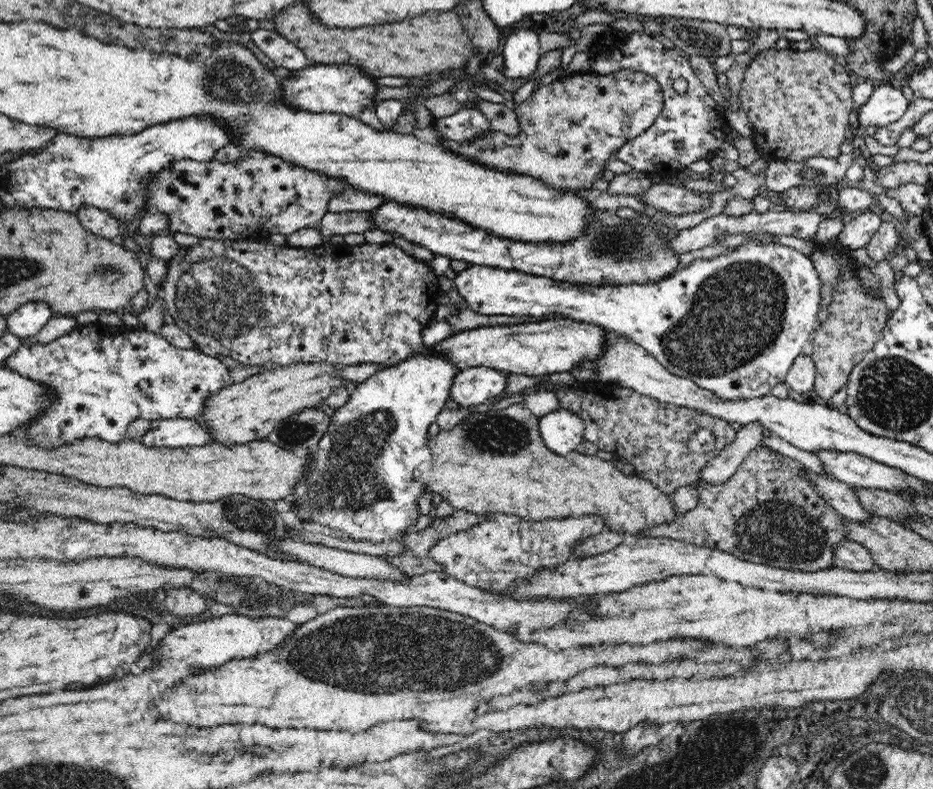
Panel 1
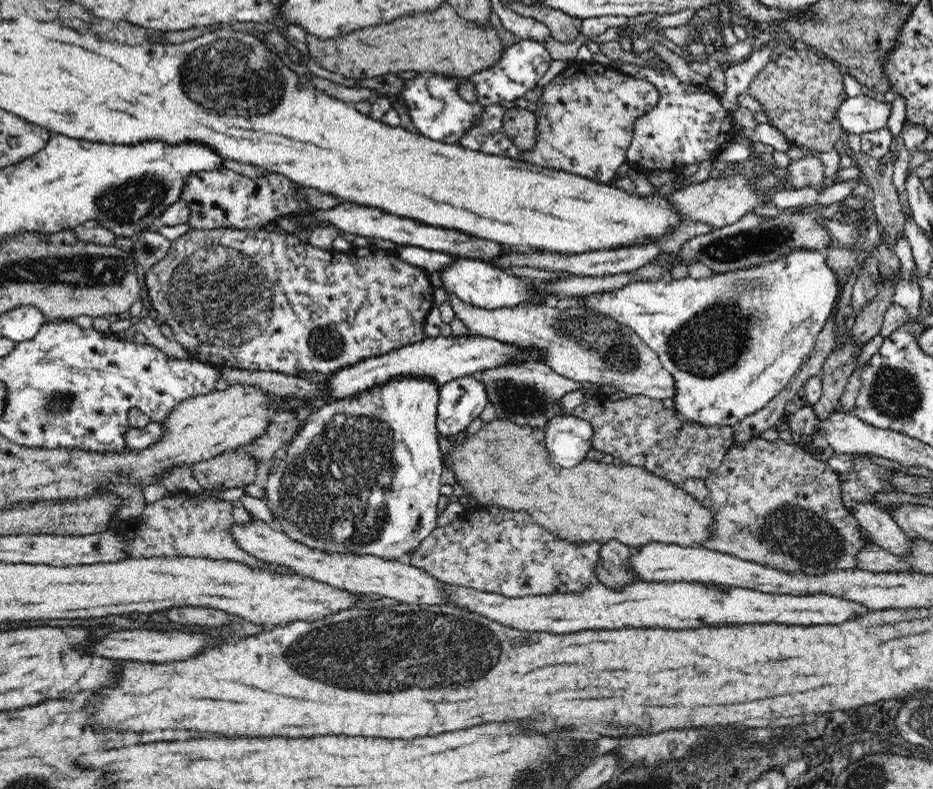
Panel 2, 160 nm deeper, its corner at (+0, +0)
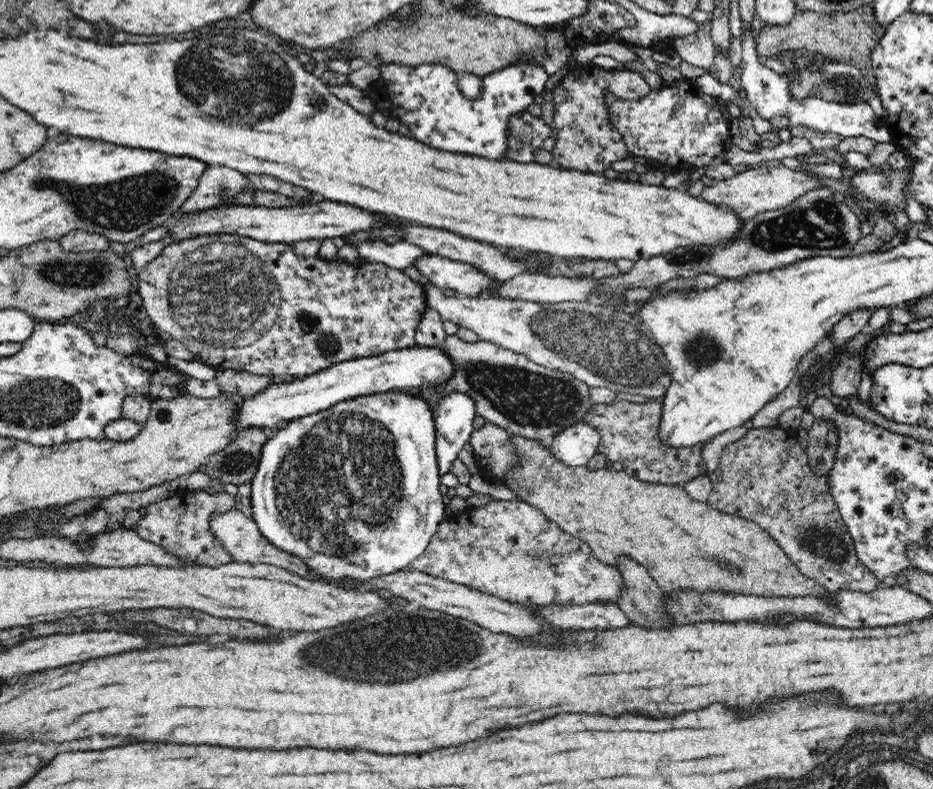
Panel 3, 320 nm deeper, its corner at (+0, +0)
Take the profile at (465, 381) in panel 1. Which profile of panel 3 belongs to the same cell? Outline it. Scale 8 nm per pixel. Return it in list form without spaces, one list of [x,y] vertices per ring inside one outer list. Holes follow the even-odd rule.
[[[464,393],[446,395],[433,414],[436,427],[436,460],[440,476],[452,472],[453,461],[456,460],[464,444],[468,443],[473,433],[472,421],[474,400]]]

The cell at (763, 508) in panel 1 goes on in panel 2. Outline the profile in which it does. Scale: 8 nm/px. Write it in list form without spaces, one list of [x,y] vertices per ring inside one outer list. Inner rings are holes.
[[[753,437],[746,442],[735,442],[728,448],[724,458],[718,468],[715,468],[706,478],[705,485],[708,489],[708,497],[705,499],[704,507],[710,508],[714,513],[713,516],[713,535],[705,544],[707,549],[728,553],[737,556],[742,560],[750,560],[752,562],[768,565],[769,567],[787,572],[802,573],[804,575],[825,575],[836,571],[853,571],[857,568],[857,556],[862,549],[864,539],[862,533],[858,529],[856,519],[848,513],[840,499],[840,485],[837,472],[832,470],[830,463],[812,458],[805,449],[805,443],[792,444],[783,439],[766,440],[761,437]]]

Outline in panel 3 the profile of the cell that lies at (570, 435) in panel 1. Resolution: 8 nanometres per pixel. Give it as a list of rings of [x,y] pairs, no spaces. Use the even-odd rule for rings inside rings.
[[[576,423],[554,436],[551,452],[568,466],[584,466],[599,452],[600,441],[599,432],[592,425]]]

